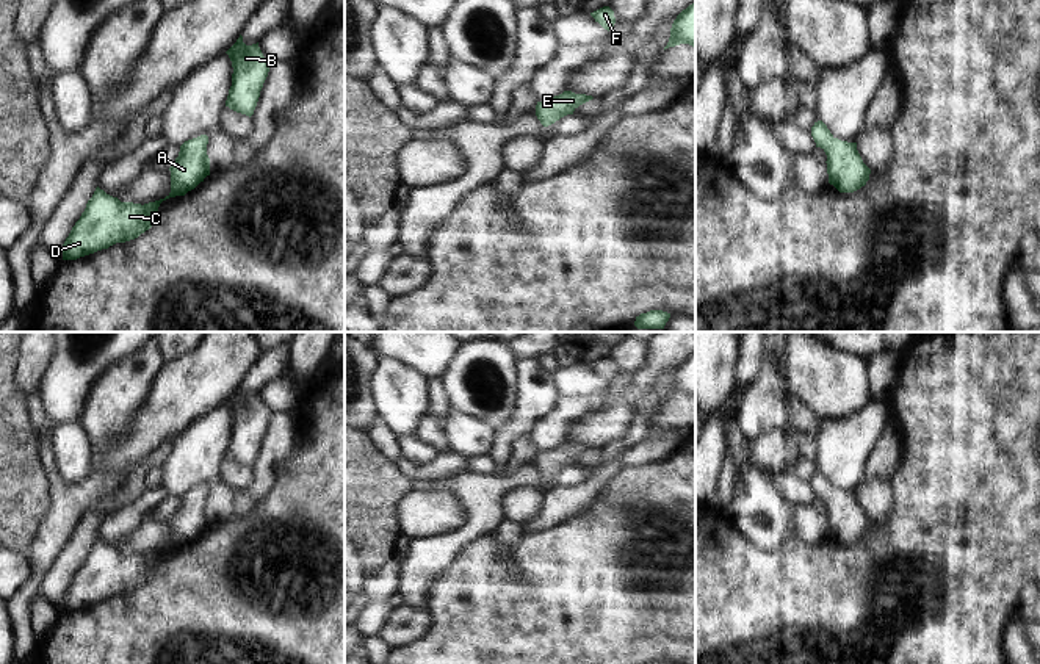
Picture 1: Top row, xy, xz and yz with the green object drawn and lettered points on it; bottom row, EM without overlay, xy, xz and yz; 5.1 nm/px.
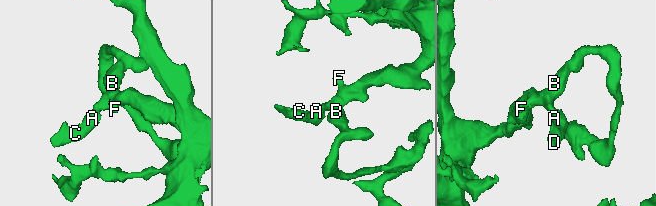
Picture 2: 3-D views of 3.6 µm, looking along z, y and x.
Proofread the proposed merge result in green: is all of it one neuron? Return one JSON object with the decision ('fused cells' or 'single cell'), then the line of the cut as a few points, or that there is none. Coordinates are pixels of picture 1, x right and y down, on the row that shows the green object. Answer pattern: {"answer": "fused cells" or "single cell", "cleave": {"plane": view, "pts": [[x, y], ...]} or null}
{"answer": "single cell", "cleave": null}

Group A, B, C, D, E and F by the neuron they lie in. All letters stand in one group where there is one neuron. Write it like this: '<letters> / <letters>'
A B C D E F

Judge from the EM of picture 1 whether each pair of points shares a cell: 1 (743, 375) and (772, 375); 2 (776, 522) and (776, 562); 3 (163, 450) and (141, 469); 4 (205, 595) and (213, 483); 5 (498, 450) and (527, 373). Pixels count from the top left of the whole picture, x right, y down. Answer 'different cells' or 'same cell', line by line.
1: different cells
2: different cells
3: same cell
4: different cells
5: same cell

